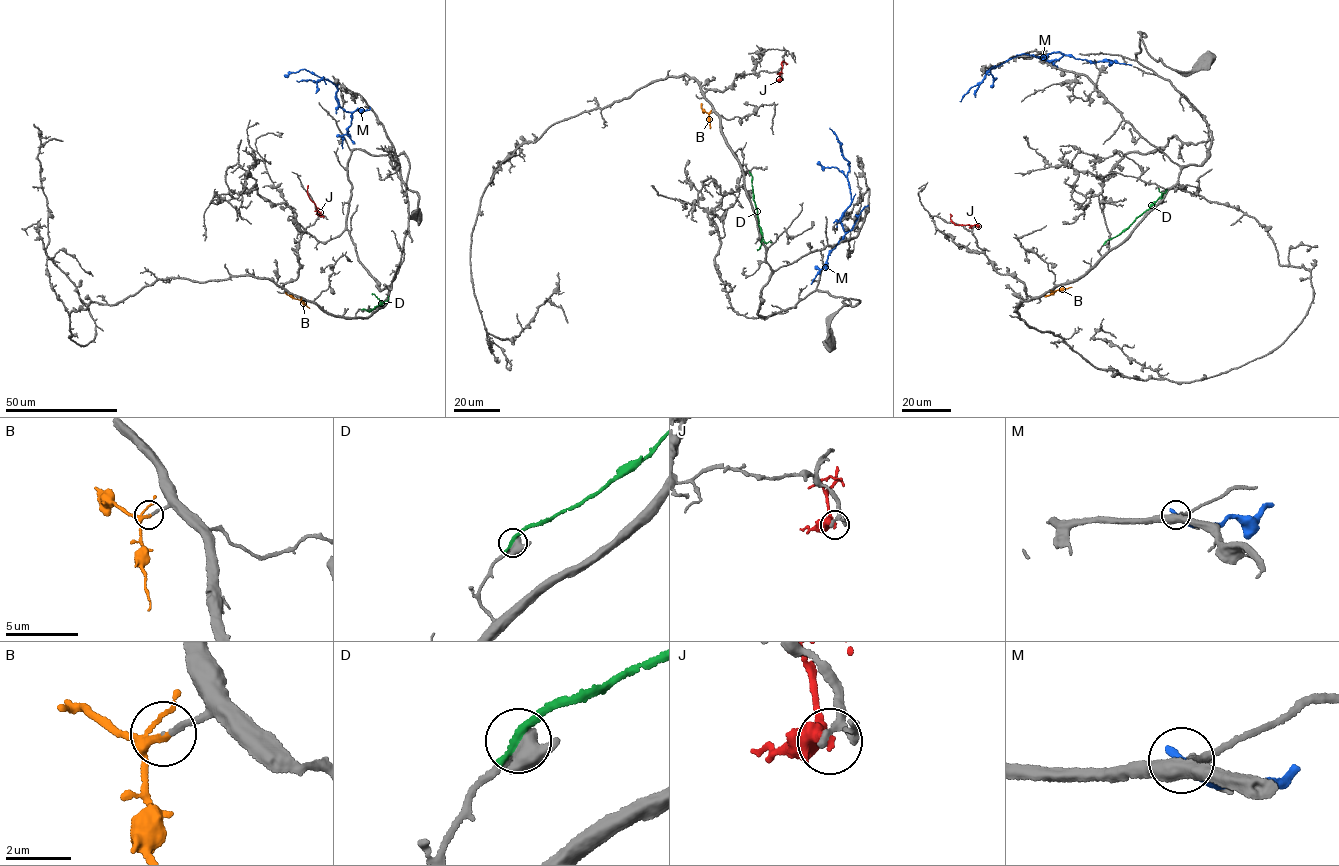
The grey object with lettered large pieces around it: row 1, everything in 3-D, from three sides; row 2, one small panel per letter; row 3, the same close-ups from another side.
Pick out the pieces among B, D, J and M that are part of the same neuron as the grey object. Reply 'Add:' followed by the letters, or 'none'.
Add: B

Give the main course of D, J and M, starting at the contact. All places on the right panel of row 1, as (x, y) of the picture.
D: (1105, 243), (1127, 229), (1167, 189)
J: (978, 226), (956, 225), (950, 214)
M: (1034, 55), (1063, 54), (1061, 57), (1047, 61), (1028, 54), (1009, 58), (992, 67), (960, 101)

